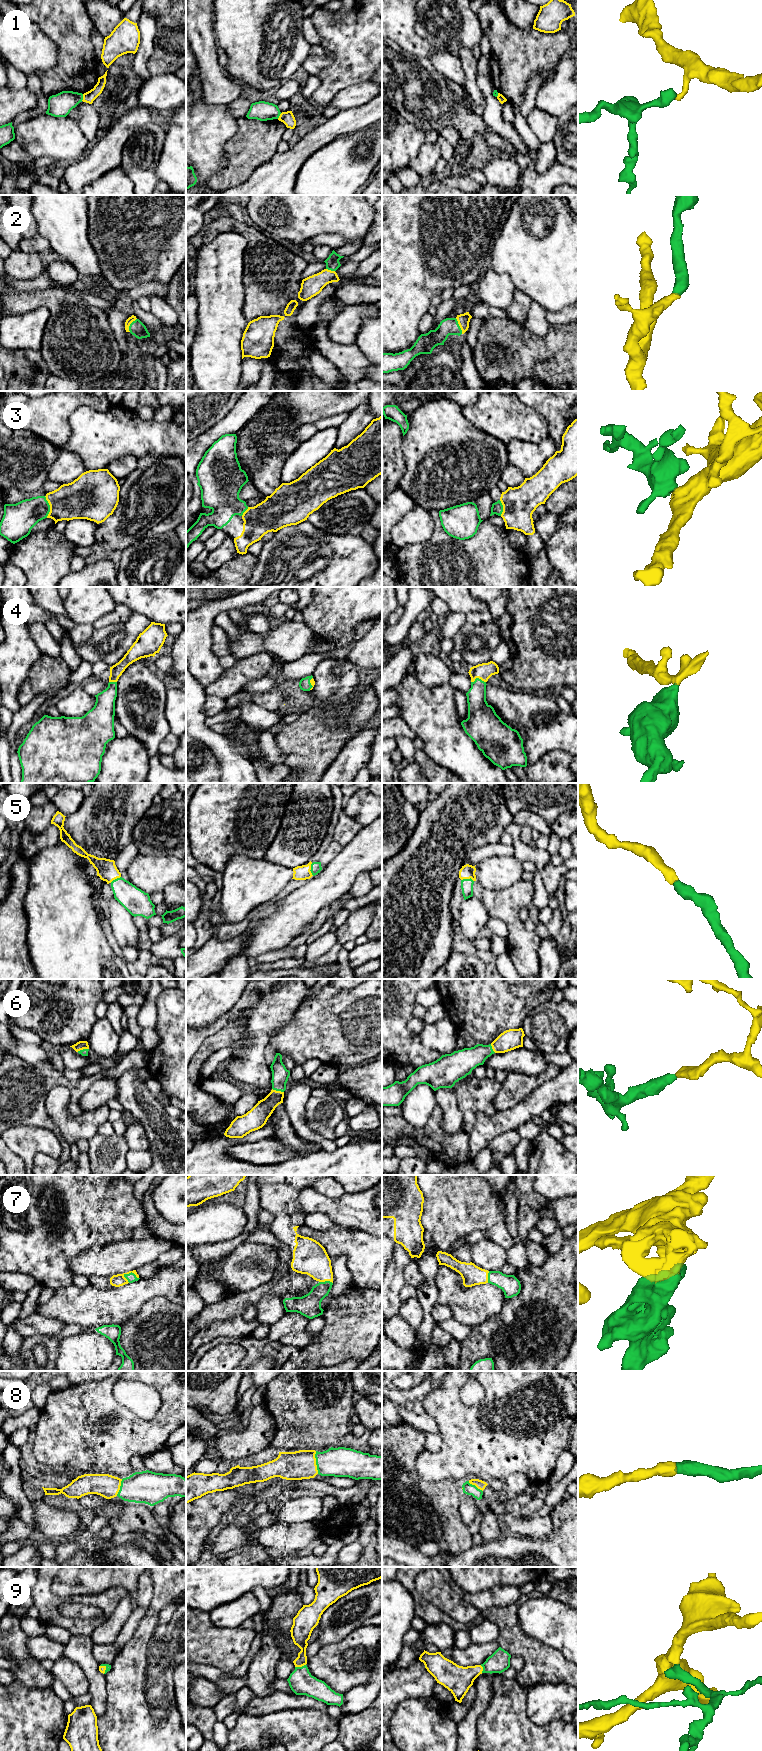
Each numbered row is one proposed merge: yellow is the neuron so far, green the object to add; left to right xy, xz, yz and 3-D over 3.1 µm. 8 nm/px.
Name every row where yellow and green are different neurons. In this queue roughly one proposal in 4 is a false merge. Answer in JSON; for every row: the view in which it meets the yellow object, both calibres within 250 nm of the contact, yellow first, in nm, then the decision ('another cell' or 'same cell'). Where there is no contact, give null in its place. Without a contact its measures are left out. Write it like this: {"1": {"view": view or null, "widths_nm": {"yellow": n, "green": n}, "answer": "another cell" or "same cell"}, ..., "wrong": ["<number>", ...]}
{"1": {"view": "xy", "widths_nm": {"yellow": 90, "green": 190}, "answer": "another cell"}, "2": {"view": "yz", "widths_nm": {"yellow": 100, "green": 140}, "answer": "same cell"}, "3": {"view": "xy", "widths_nm": {"yellow": 320, "green": 240}, "answer": "same cell"}, "4": {"view": "yz", "widths_nm": {"yellow": 140, "green": 170}, "answer": "same cell"}, "5": {"view": "xz", "widths_nm": {"yellow": 120, "green": 80}, "answer": "same cell"}, "6": {"view": "xz", "widths_nm": {"yellow": 160, "green": 140}, "answer": "same cell"}, "7": {"view": "xy", "widths_nm": {"yellow": 100, "green": 80}, "answer": "same cell"}, "8": {"view": "xz", "widths_nm": {"yellow": 240, "green": 240}, "answer": "same cell"}, "9": {"view": "xz", "widths_nm": {"yellow": 140, "green": 200}, "answer": "same cell"}, "wrong": ["1"]}

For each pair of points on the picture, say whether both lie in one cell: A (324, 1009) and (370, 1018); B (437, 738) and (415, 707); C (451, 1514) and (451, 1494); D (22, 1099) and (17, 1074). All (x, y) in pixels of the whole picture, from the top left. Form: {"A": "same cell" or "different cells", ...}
{"A": "same cell", "B": "same cell", "C": "same cell", "D": "same cell"}

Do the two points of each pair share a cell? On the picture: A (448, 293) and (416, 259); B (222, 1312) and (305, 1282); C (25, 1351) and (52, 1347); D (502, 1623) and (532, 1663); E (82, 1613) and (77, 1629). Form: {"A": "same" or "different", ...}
{"A": "different", "B": "same", "C": "same", "D": "same", "E": "different"}

